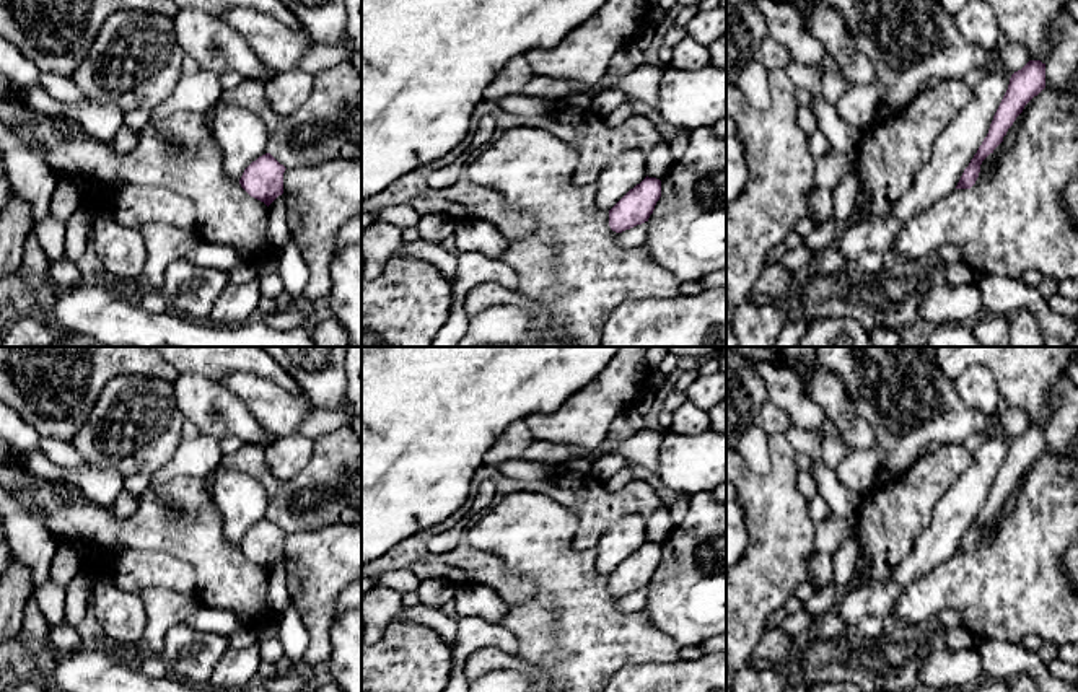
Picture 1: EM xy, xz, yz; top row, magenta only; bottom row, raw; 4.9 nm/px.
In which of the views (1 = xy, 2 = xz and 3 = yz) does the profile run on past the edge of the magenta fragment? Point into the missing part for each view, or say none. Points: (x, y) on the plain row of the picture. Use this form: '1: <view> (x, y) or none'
1: none
2: none
3: none

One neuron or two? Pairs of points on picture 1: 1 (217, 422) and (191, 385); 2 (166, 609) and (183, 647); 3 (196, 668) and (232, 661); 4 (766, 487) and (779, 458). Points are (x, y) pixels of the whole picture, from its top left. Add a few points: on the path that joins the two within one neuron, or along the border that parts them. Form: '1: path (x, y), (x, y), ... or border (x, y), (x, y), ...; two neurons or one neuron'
1: path (212, 412), (196, 394); one neuron
2: border (184, 621), (170, 629), (165, 647), (158, 653); two neurons
3: border (230, 648), (210, 674); two neurons
4: path (772, 481), (779, 474), (779, 464); one neuron

